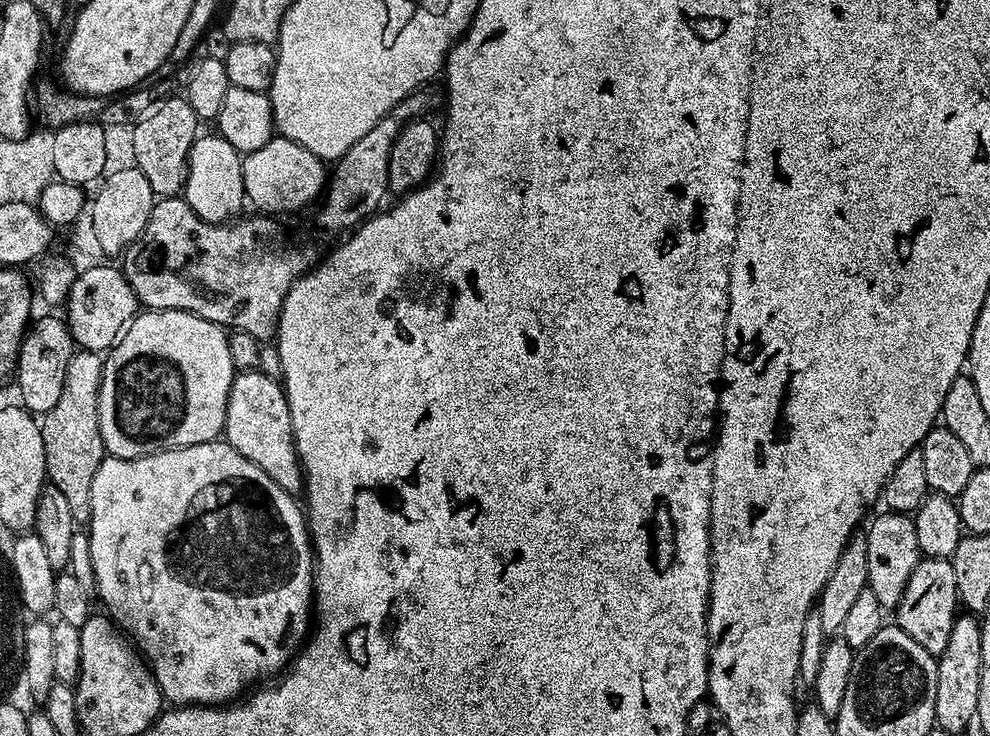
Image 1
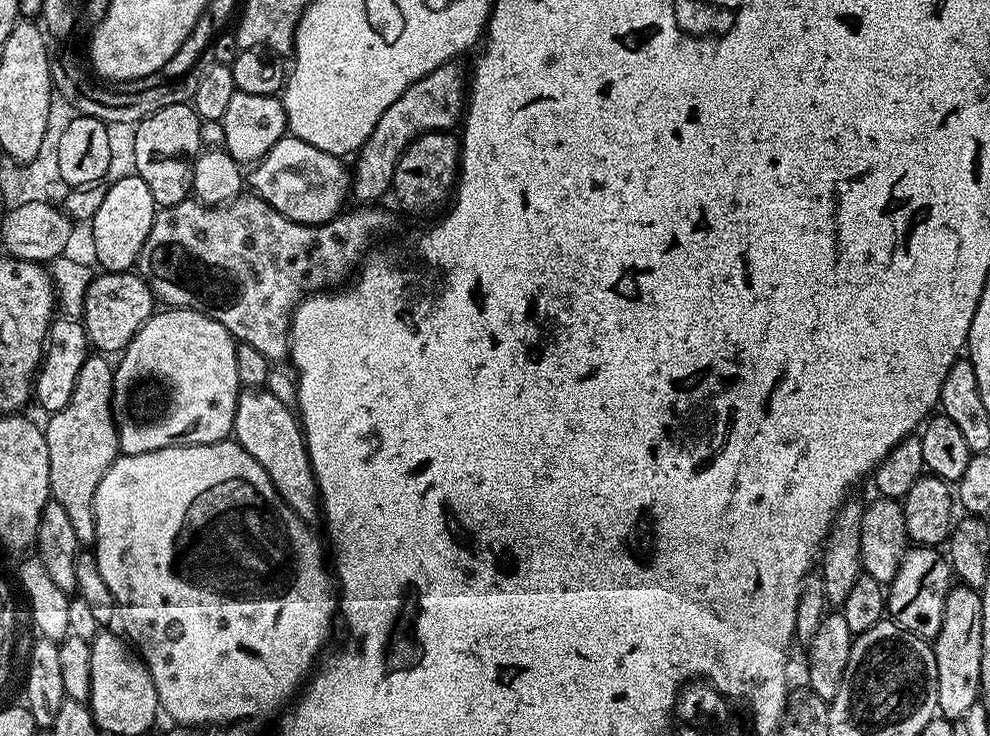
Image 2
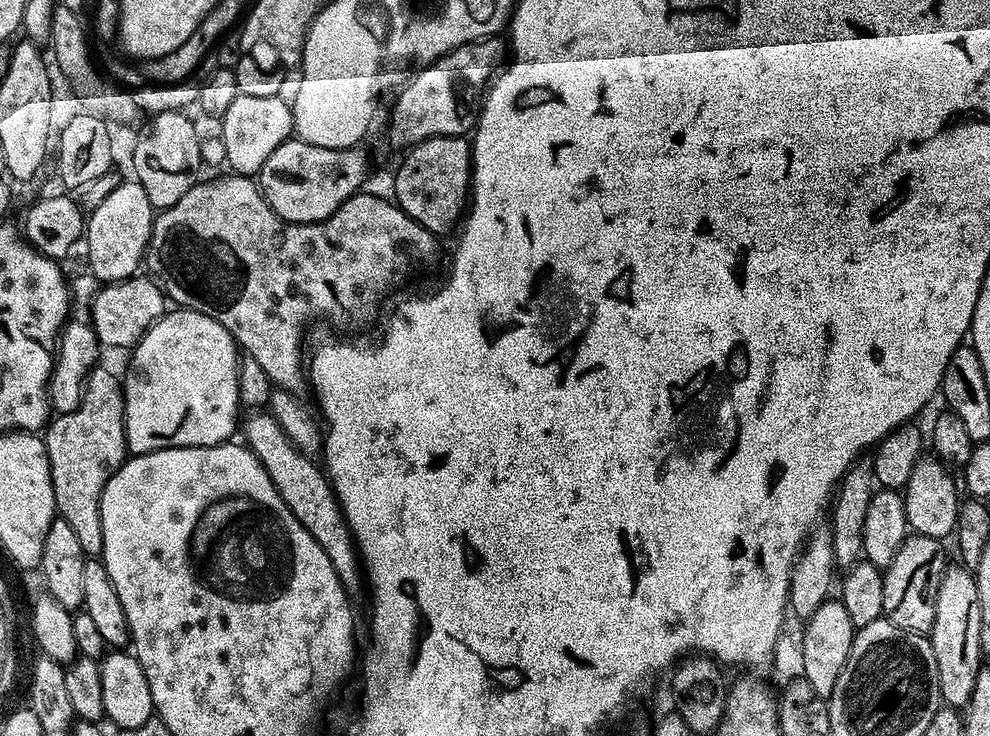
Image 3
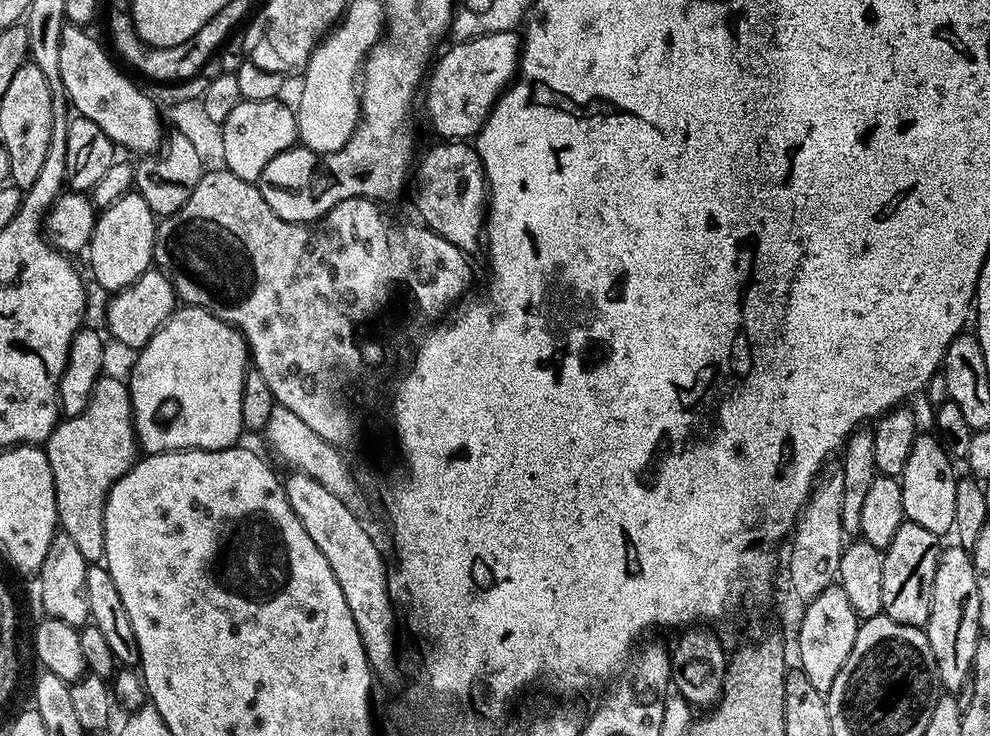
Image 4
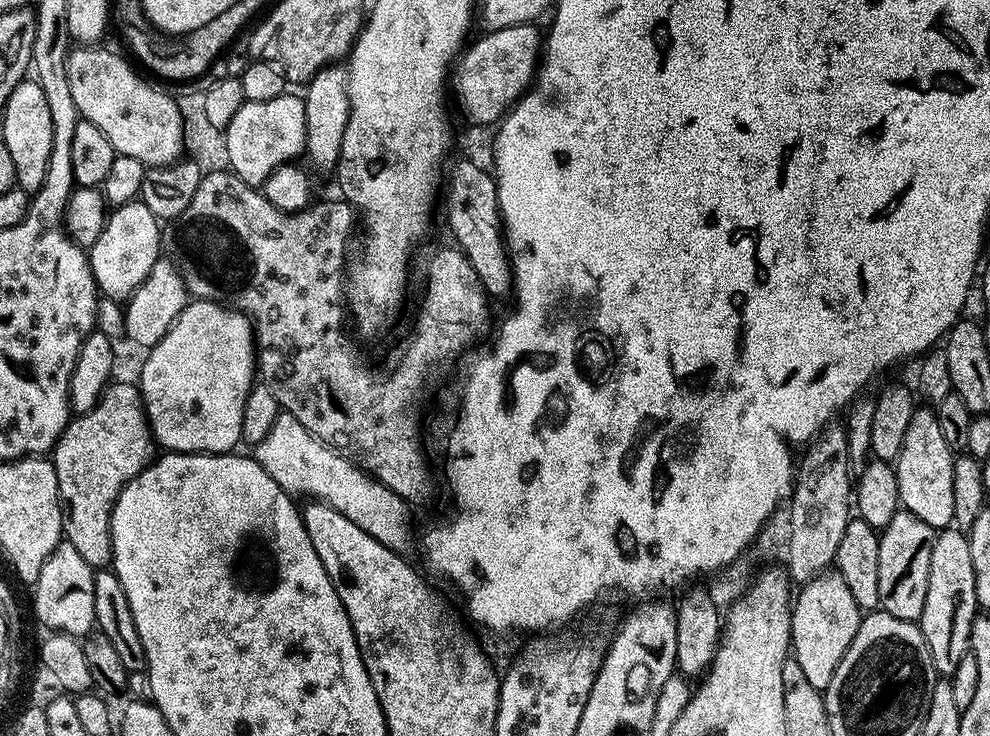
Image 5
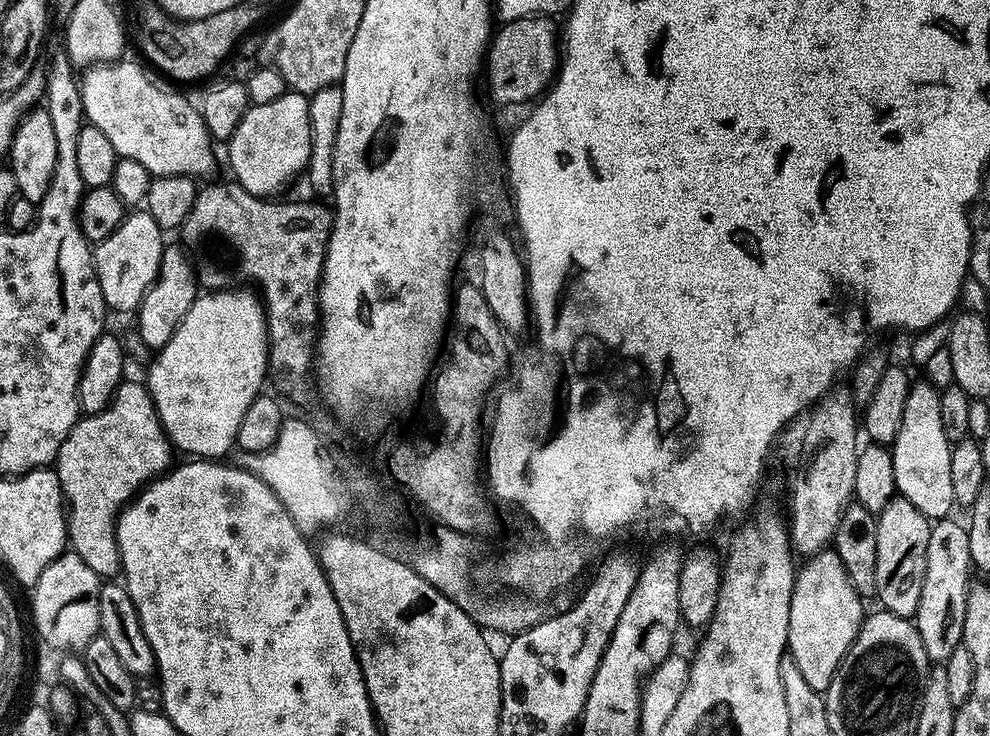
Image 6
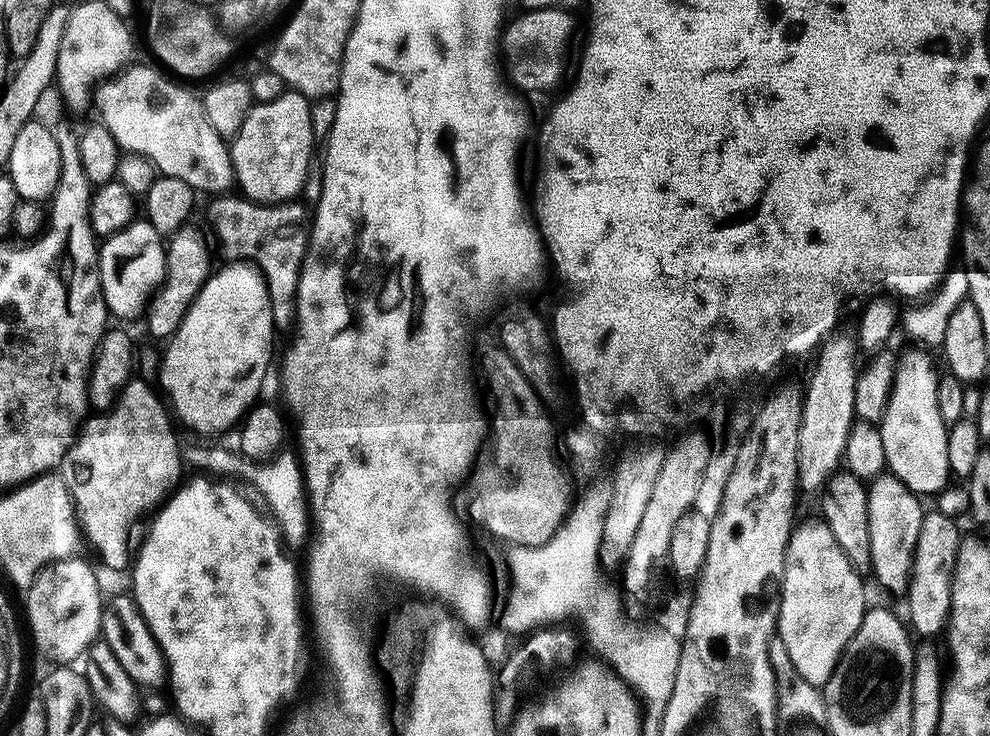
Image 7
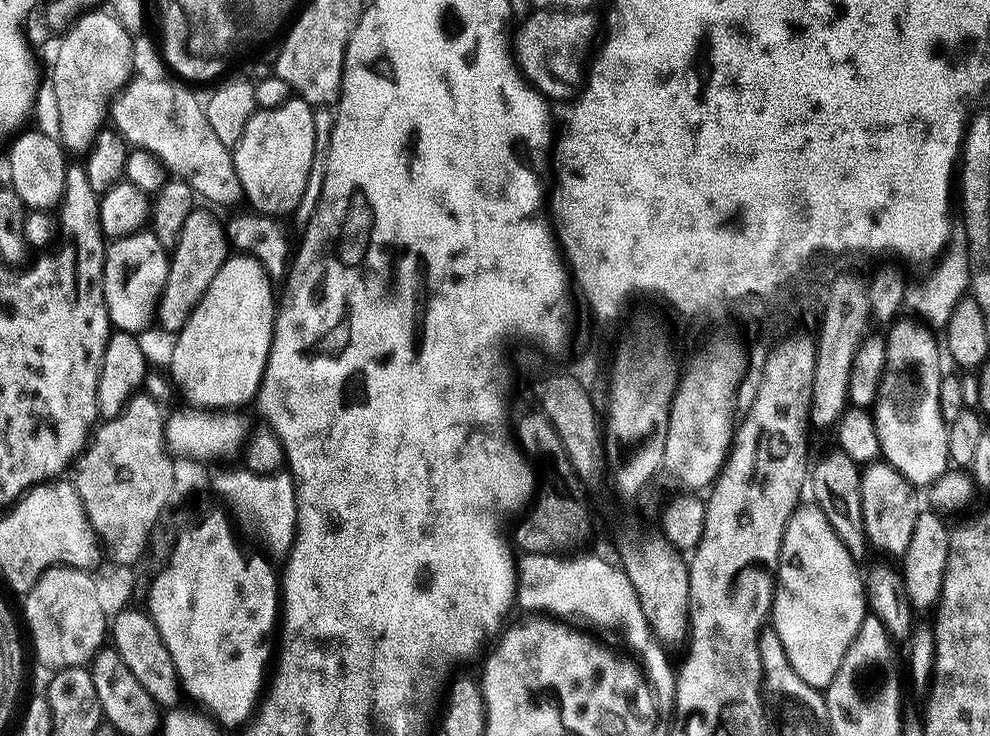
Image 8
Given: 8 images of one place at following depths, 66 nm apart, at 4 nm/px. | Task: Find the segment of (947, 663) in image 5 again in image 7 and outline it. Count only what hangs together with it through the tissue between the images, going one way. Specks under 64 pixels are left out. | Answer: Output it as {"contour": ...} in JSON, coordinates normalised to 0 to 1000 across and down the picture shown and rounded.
{"contour":[[[946,693],[936,694],[931,709],[930,728],[924,747],[920,793],[915,806],[917,815],[916,846],[926,865],[945,864],[958,851],[958,836],[962,833],[962,781],[970,746],[972,724],[968,709]]]}

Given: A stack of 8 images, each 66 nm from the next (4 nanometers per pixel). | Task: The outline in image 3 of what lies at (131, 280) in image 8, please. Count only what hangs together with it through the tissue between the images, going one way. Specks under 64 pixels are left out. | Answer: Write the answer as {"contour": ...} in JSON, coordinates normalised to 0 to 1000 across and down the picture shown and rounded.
{"contour":[[[136,242],[126,243],[91,289],[87,299],[87,332],[89,326],[89,359],[101,383],[127,380],[138,374],[149,325],[154,317],[156,284],[147,258]]]}

